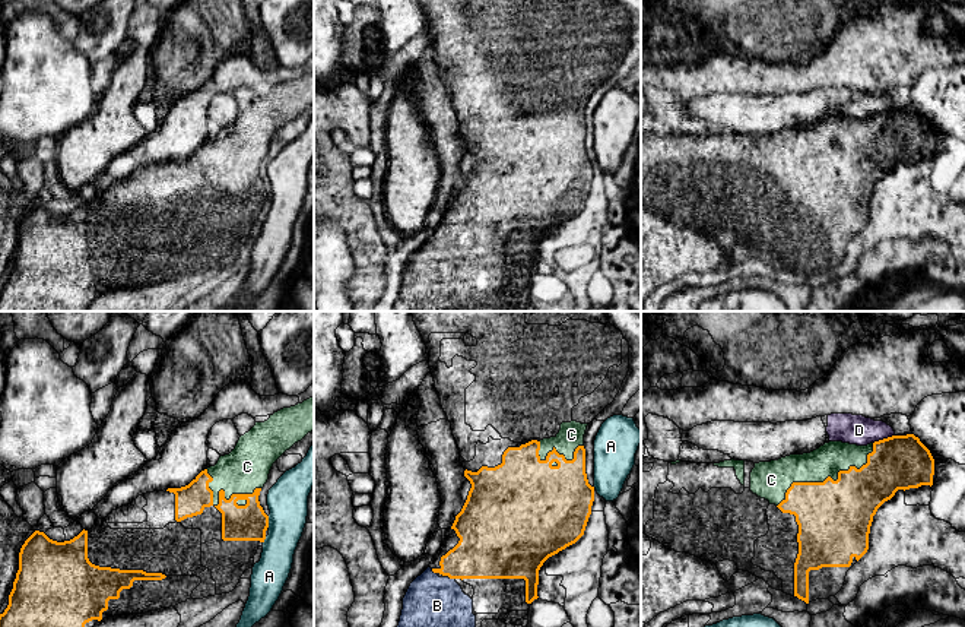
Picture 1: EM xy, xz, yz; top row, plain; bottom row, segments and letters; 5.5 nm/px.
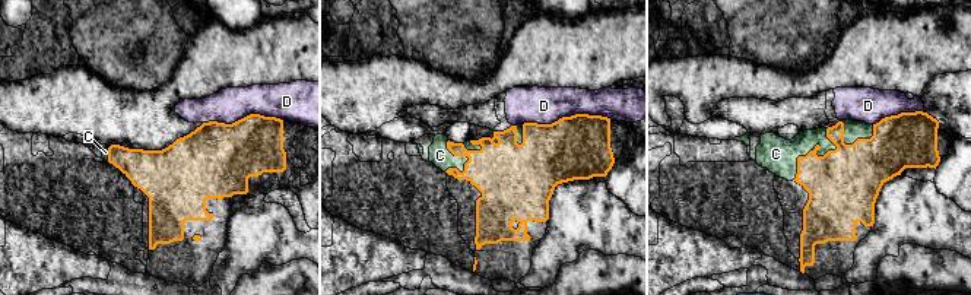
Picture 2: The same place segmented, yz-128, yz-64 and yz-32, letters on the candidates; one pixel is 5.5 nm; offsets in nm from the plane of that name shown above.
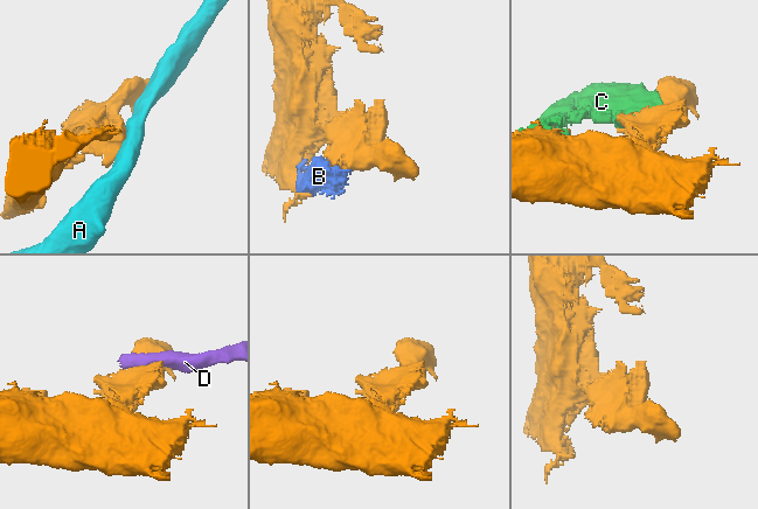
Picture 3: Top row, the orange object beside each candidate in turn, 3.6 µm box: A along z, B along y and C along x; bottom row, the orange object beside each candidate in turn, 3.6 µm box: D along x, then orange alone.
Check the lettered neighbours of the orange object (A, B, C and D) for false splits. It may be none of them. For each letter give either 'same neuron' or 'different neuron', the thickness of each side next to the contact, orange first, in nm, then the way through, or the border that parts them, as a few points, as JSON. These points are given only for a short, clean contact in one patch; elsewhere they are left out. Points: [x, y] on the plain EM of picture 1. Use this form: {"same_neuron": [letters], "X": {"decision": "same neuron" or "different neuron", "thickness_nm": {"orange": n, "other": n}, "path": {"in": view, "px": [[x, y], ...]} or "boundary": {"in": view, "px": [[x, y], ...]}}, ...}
{"same_neuron": ["B", "C"], "A": {"decision": "different neuron", "thickness_nm": {"orange": 200, "other": 220}, "boundary": {"in": "xy", "px": [[267, 189], [269, 199]]}}, "B": {"decision": "same neuron", "thickness_nm": {"orange": 320, "other": 320}}, "C": {"decision": "same neuron", "thickness_nm": {"orange": 400, "other": 170}}, "D": {"decision": "different neuron", "thickness_nm": {"orange": 300, "other": 160}}}

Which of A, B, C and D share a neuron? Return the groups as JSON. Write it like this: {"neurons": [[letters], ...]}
{"neurons": [["A"], ["B", "C"], ["D"]]}

